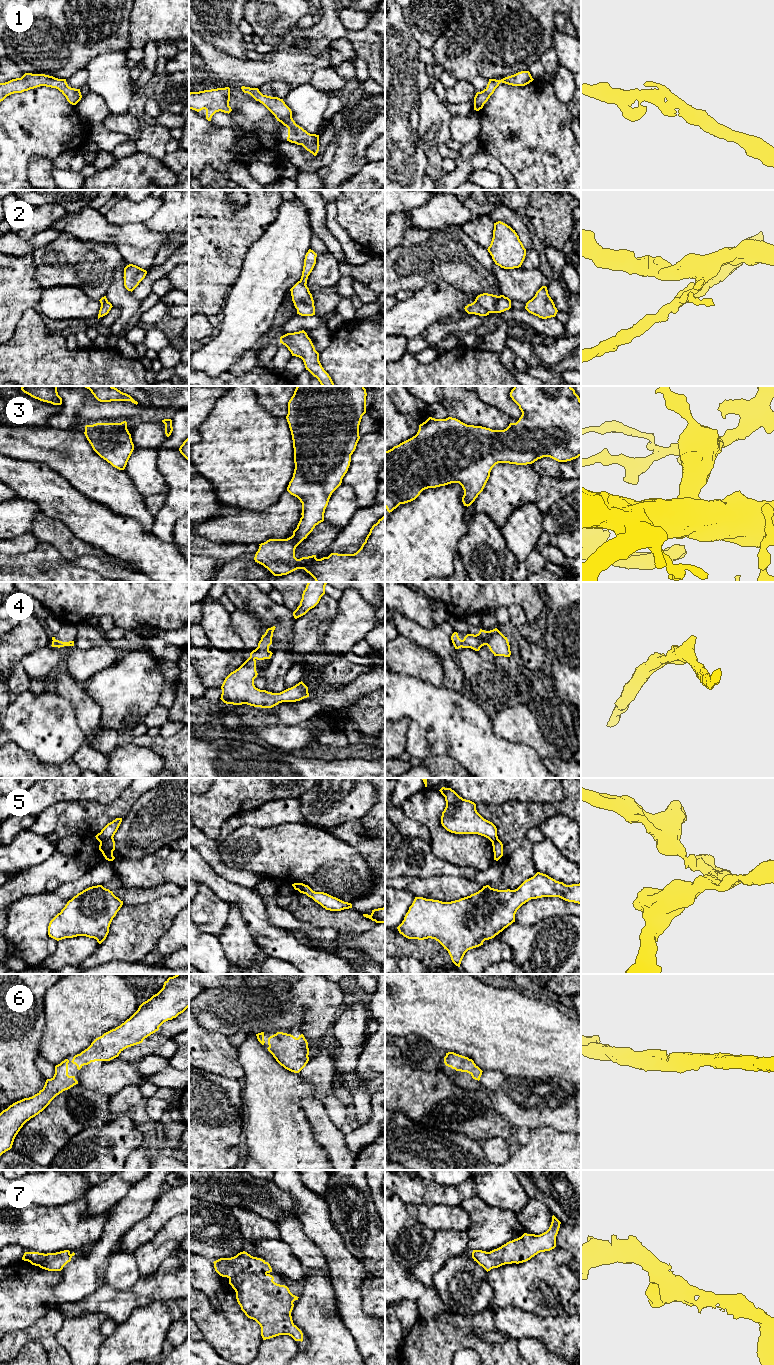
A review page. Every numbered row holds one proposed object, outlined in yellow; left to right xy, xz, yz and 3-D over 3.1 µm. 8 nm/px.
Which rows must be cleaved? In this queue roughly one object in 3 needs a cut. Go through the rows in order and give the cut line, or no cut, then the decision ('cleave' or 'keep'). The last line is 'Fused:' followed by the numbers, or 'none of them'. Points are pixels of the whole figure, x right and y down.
1: cut none; keep
2: cut yz (474, 301), (489, 312); cleave
3: cut none; keep
4: cut none; keep
5: cut xy (112, 837), (100, 842); cleave
6: cut none; keep
7: cut none; keep
Fused: 2, 5

